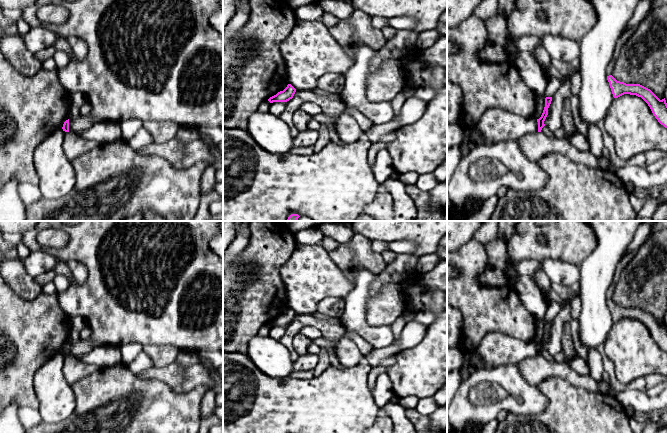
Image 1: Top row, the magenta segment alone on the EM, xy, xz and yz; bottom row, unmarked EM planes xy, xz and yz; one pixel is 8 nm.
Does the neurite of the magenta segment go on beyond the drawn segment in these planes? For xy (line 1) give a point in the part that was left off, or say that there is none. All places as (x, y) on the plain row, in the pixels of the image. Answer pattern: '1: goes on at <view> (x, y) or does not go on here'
1: does not go on here

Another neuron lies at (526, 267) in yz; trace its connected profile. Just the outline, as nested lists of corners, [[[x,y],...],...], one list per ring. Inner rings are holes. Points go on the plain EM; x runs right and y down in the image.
[[[523,260],[514,264],[514,269],[523,276],[534,277],[537,270],[542,269],[537,260]]]

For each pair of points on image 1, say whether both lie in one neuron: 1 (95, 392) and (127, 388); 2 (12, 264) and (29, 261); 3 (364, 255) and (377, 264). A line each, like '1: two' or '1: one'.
1: one
2: two
3: one

